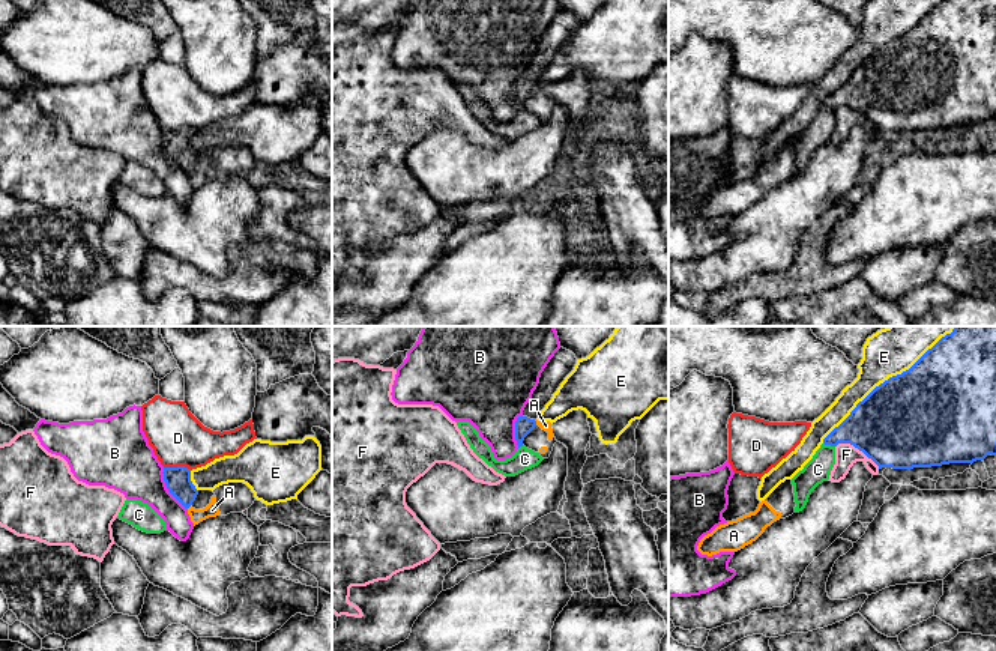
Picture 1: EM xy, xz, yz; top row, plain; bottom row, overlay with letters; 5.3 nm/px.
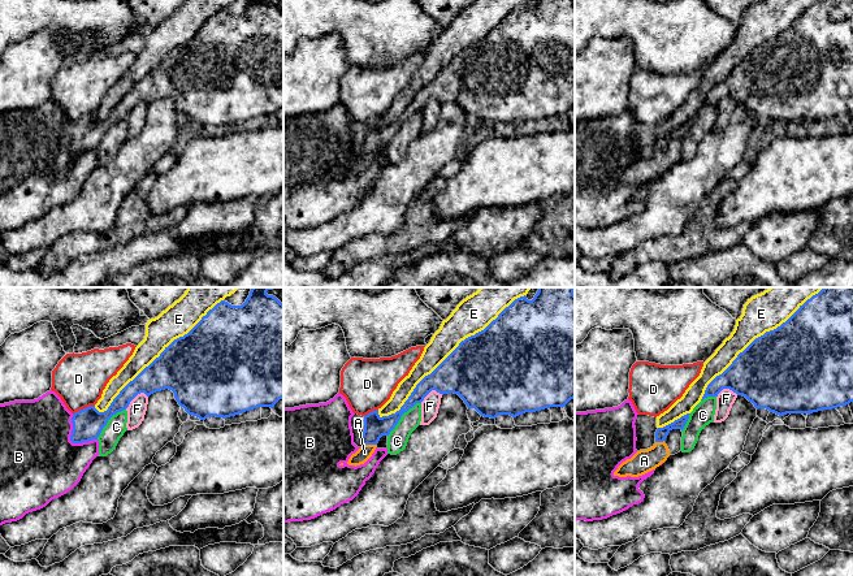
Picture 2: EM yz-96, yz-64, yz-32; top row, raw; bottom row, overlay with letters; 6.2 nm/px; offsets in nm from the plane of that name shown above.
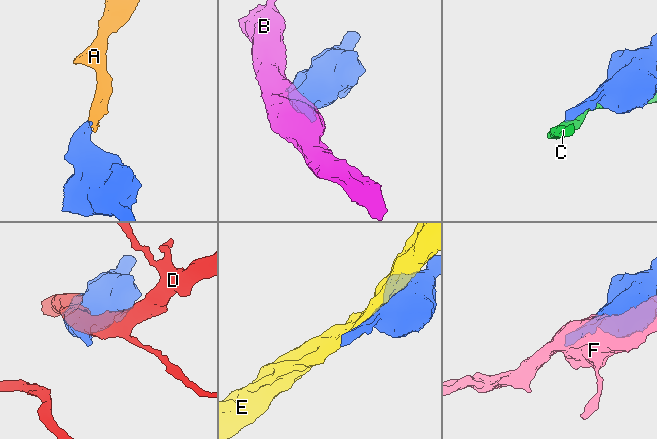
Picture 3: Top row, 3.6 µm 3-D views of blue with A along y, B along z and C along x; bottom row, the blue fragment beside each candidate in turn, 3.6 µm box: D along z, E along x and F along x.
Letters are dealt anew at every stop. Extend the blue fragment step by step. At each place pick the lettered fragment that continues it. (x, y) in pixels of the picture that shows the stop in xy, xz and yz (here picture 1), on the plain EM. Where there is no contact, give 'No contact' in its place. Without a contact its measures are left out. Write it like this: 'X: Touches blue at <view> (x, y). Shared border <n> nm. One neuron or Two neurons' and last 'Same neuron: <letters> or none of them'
A: Touches blue at xz (535, 86). Shared border 40 nm. One neuron
B: Touches blue at xy (167, 151). Shared border 260 nm. Two neurons
C: Touches blue at yz (830, 107). Shared border 70 nm. Two neurons
D: Touches blue at xy (178, 130). Shared border 150 nm. Two neurons
E: Touches blue at yz (881, 47). Shared border 850 nm. Two neurons
F: Touches blue at yz (858, 112). Shared border 260 nm. Two neurons
Same neuron: A

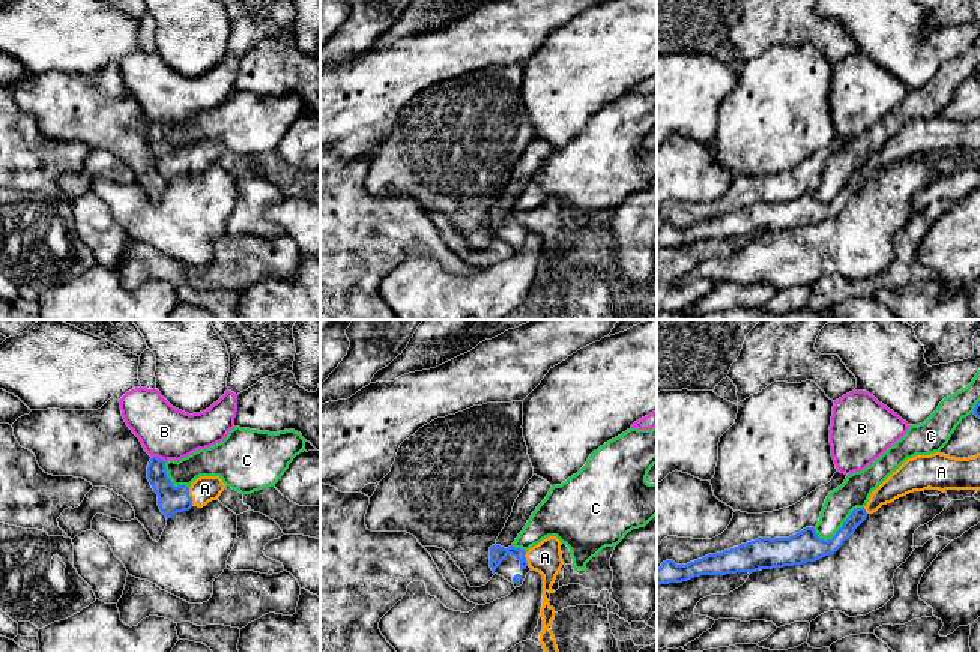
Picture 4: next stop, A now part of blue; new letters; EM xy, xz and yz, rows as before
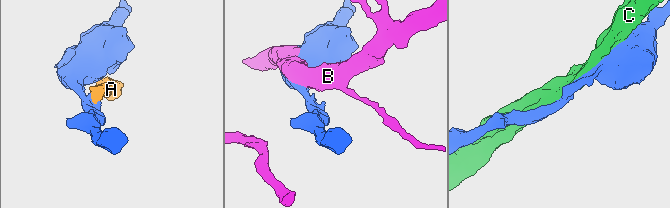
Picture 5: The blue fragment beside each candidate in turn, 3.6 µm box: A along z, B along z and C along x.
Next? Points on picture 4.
A: Touches blue at xy (190, 159). Shared border 90 nm. One neuron
B: Touches blue at xy (157, 120). Shared border 80 nm. Two neurons
C: Touches blue at yz (840, 191). Shared border 300 nm. Two neurons
Same neuron: A

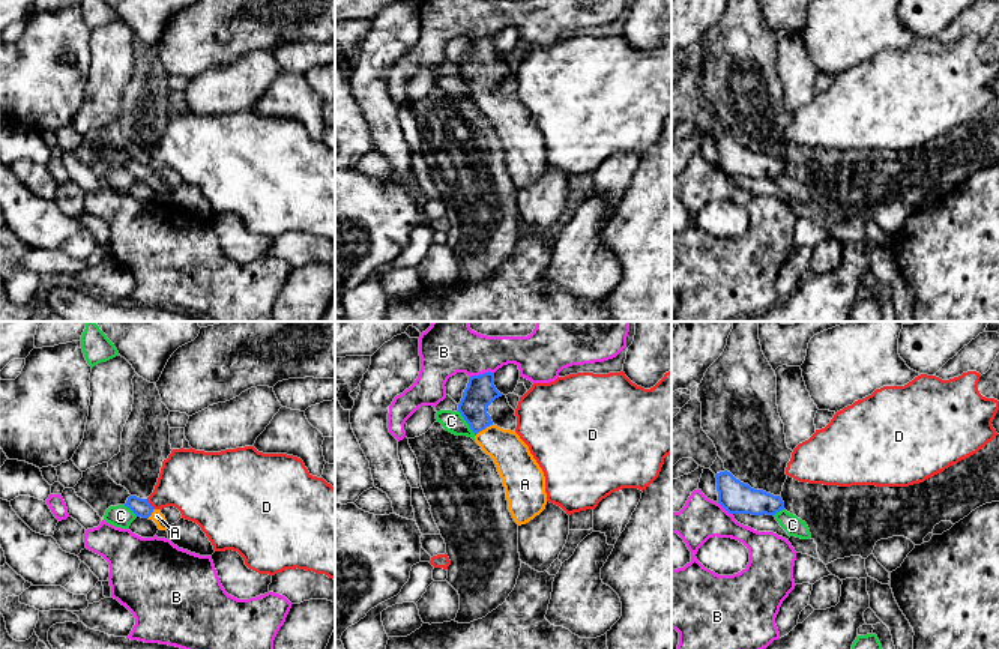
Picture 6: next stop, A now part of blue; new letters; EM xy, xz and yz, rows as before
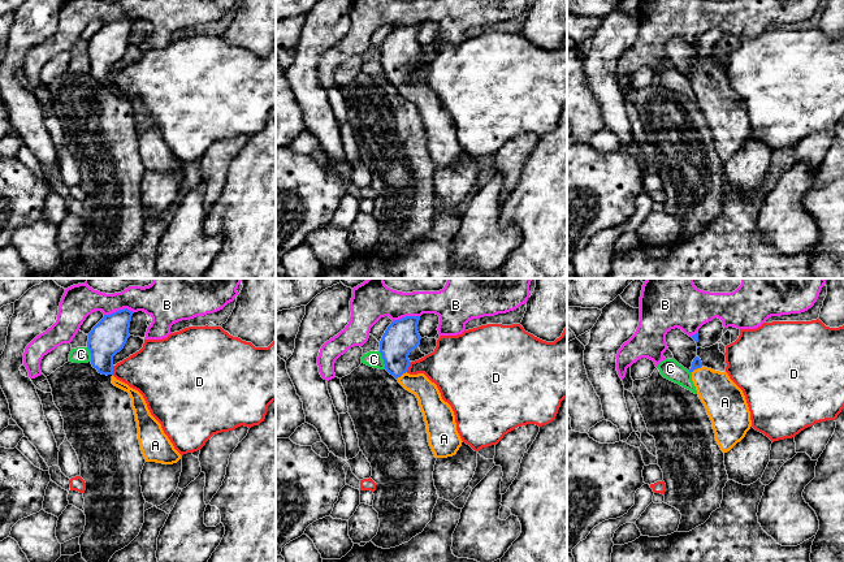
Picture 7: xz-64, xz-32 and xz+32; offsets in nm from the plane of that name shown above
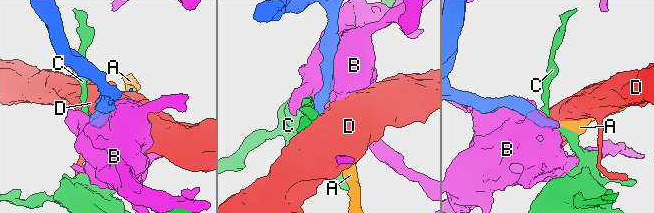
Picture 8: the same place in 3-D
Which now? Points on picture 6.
A: Touches blue at xz (484, 92). Shared border 120 nm. One neuron
B: Touches blue at xz (481, 38). Shared border 140 nm. Two neurons
C: Touches blue at xz (466, 84). Shared border 160 nm. Two neurons
D: Touches blue at xy (149, 167). Shared border 70 nm. Two neurons
Same neuron: A

